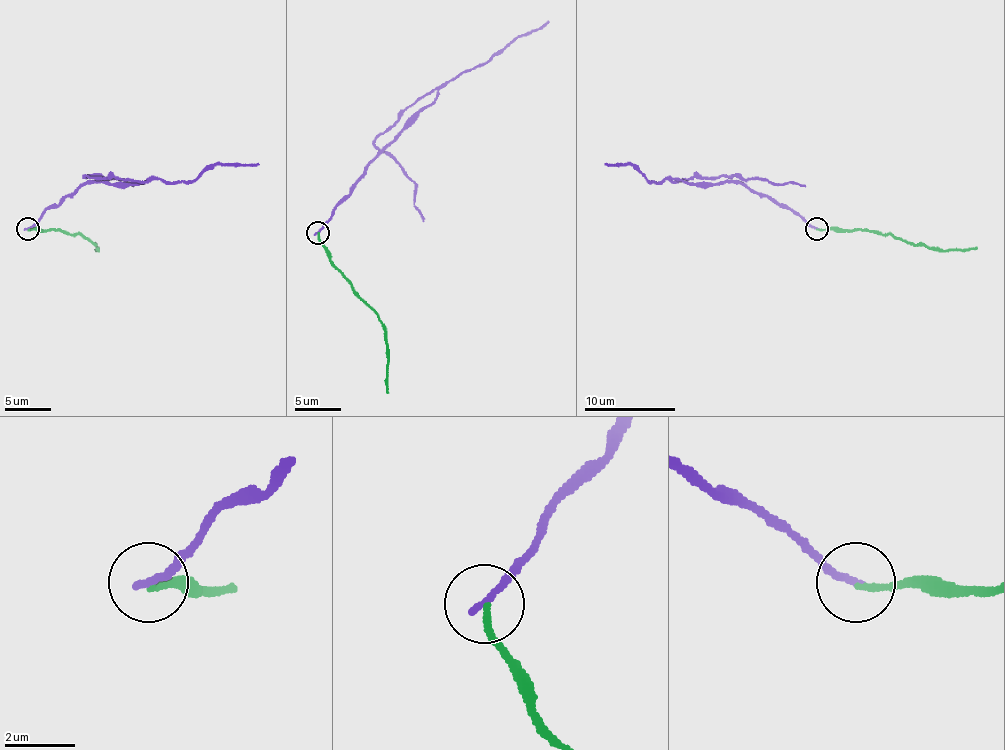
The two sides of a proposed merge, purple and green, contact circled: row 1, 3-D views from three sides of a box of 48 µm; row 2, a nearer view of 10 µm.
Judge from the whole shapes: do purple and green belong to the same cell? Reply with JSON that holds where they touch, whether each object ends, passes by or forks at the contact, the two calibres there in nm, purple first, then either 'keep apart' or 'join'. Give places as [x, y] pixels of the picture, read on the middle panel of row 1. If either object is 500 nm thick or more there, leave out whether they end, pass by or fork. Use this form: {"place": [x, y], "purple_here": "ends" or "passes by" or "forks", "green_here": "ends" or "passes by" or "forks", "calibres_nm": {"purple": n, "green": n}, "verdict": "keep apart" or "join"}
{"place": [318, 232], "purple_here": "ends", "green_here": "ends", "calibres_nm": {"purple": 220, "green": 170}, "verdict": "keep apart"}

